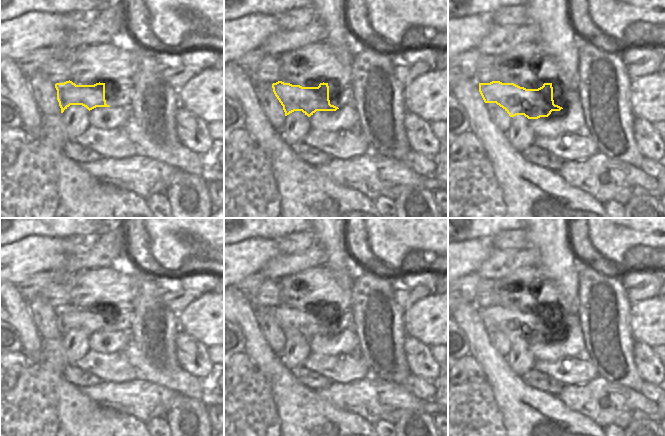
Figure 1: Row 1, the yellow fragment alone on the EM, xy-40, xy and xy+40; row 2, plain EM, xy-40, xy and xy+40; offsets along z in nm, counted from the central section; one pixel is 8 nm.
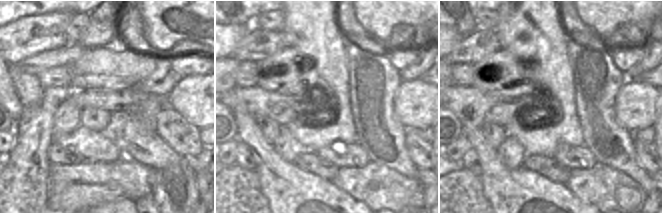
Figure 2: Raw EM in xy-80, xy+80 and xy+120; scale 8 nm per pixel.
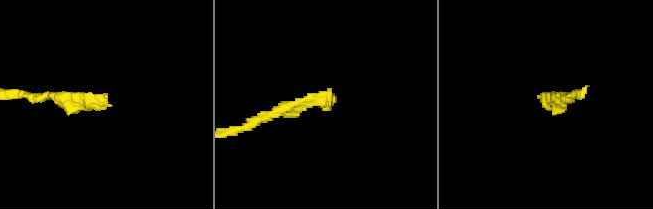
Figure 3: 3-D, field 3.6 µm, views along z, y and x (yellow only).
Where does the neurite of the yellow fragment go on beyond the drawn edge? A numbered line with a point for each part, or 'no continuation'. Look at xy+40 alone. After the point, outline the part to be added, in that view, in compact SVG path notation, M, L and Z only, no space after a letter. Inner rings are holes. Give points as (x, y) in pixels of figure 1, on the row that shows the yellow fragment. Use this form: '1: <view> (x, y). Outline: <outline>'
1: xy+40 (560, 99). Outline: M553 89L553 100L555 105L558 105L563 109L566 109L569 106L567 96L558 89Z

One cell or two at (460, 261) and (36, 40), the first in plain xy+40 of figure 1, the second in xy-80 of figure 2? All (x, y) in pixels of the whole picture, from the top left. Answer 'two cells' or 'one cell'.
one cell

